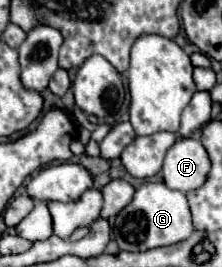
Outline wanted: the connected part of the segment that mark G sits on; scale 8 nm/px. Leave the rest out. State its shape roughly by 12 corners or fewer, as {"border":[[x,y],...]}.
{"border":[[143,183],[115,217],[121,251],[149,251],[193,233],[187,197]]}

